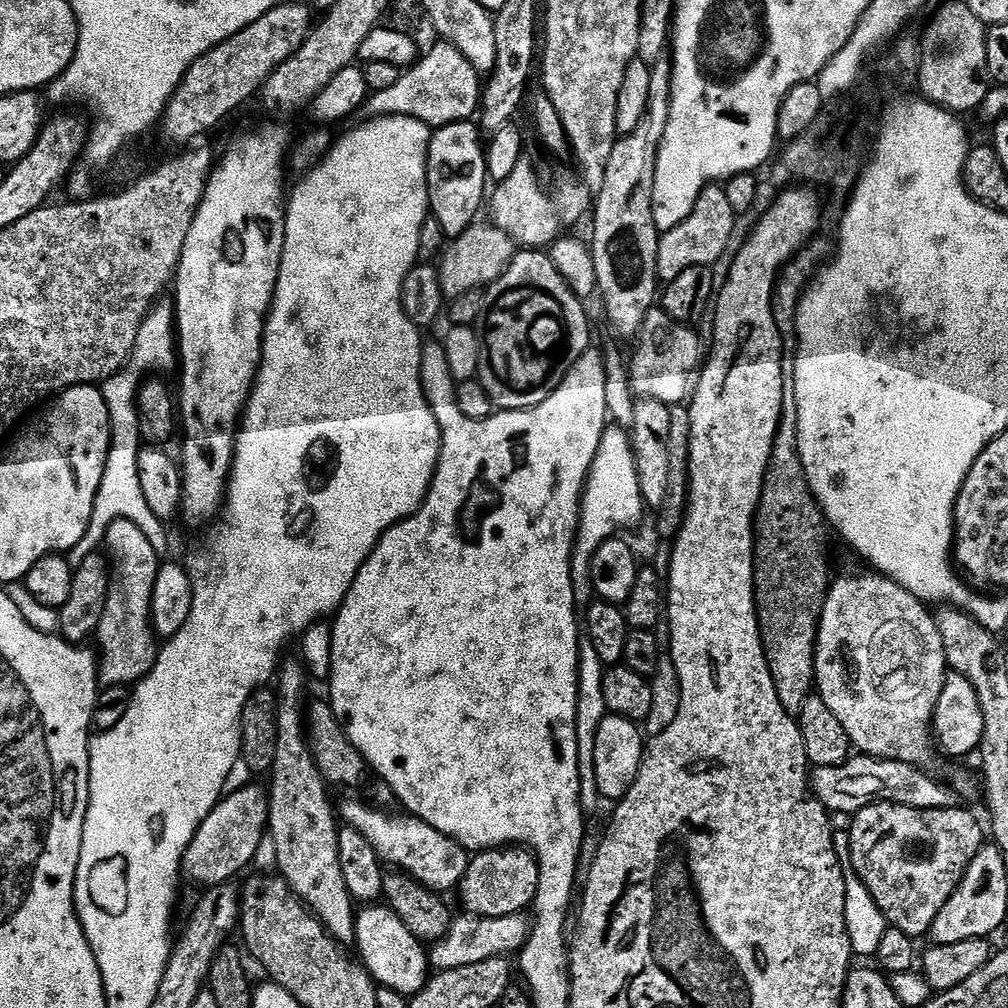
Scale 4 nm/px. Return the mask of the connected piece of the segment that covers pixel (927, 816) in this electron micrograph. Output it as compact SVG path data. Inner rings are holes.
M885 802L866 806L851 817L852 830L846 845L847 851L852 851L851 871L865 884L887 923L910 937L920 938L931 929L934 918L938 918L942 906L946 906L962 882L972 860L985 847L985 825L976 821L974 813L960 807L911 808Z

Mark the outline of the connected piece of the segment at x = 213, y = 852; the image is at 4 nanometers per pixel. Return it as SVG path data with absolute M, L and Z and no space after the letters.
M252 784L249 788L240 788L237 792L231 792L229 791L221 799L220 803L214 806L214 810L210 810L210 814L198 826L190 846L184 851L183 873L186 878L188 876L196 884L211 886L235 881L237 879L235 876L255 858L256 851L260 848L260 843L266 840L266 833L268 832L267 791L263 787L260 789L258 785Z

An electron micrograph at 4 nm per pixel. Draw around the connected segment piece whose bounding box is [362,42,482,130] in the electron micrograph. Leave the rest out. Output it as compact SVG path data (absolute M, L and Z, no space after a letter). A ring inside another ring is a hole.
M437 42L428 53L421 55L416 63L411 65L387 90L378 90L371 93L364 101L363 115L368 118L379 118L381 116L409 116L415 120L421 120L427 124L429 129L435 130L453 124L459 120L472 120L481 107L482 76L476 72L474 66L463 56L453 44Z

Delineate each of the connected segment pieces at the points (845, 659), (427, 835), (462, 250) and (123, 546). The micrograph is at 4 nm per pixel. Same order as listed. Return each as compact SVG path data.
M868 570L865 576L840 576L831 581L828 589L828 597L824 599L824 609L820 615L820 630L816 634L816 679L815 687L818 695L826 706L830 706L834 718L842 722L842 730L852 739L853 745L863 755L876 756L879 760L897 760L917 766L928 766L932 760L932 748L934 752L934 729L932 717L936 714L938 698L944 689L944 679L949 674L948 659L942 646L940 631L936 625L933 613L916 597L906 591L900 584L894 583L883 574Z
M348 800L338 808L339 819L347 827L366 834L366 838L370 838L370 846L374 846L385 865L407 872L412 879L441 894L447 893L447 888L455 889L468 869L470 856L466 849L455 840L434 830L434 826L424 820L417 820L411 814L392 815L396 814L381 810L368 802L363 804L360 800Z
M477 222L455 237L444 252L444 261L438 264L440 290L449 301L458 299L468 291L483 289L493 284L508 268L508 263L518 251L516 241L491 222Z
M115 520L109 526L103 547L110 561L110 590L98 629L98 680L104 686L132 686L156 665L158 637L152 626L152 599L162 560L150 546L150 538L129 520Z

